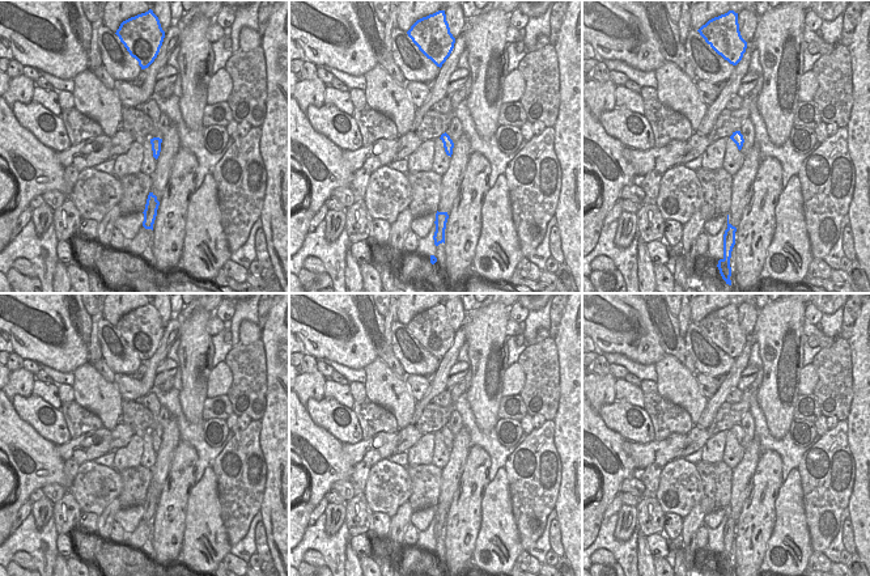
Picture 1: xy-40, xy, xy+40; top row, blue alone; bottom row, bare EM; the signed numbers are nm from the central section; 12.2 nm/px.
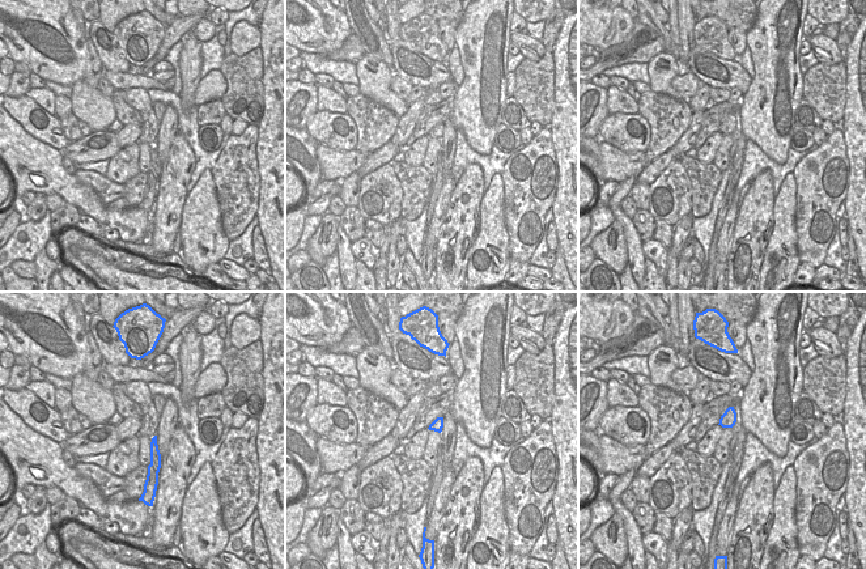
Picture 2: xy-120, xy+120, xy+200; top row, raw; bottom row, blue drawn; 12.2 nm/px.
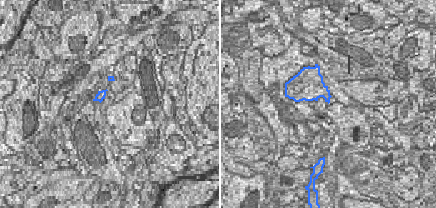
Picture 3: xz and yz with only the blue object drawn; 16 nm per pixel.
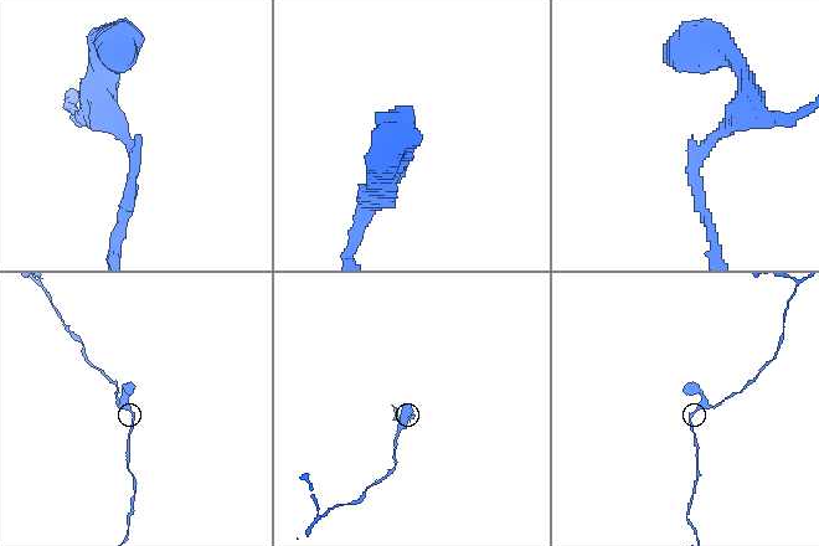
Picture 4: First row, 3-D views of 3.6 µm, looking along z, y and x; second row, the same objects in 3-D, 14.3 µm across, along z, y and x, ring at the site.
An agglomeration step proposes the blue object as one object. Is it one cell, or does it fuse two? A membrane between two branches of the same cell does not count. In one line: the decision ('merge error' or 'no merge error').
merge error

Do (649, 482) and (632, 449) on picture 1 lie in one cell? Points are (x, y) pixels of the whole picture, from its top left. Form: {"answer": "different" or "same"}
{"answer": "different"}

